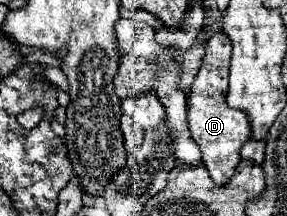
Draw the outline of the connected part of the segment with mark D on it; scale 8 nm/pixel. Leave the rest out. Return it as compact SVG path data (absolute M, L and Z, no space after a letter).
M217 31L209 37L205 45L205 59L195 77L195 83L189 89L187 97L187 115L189 115L189 129L193 133L193 141L201 147L203 165L207 167L211 179L217 185L225 185L231 175L235 173L237 163L241 161L239 149L245 141L249 141L249 119L245 113L229 109L225 103L227 95L227 59L231 57L231 41L225 33Z

